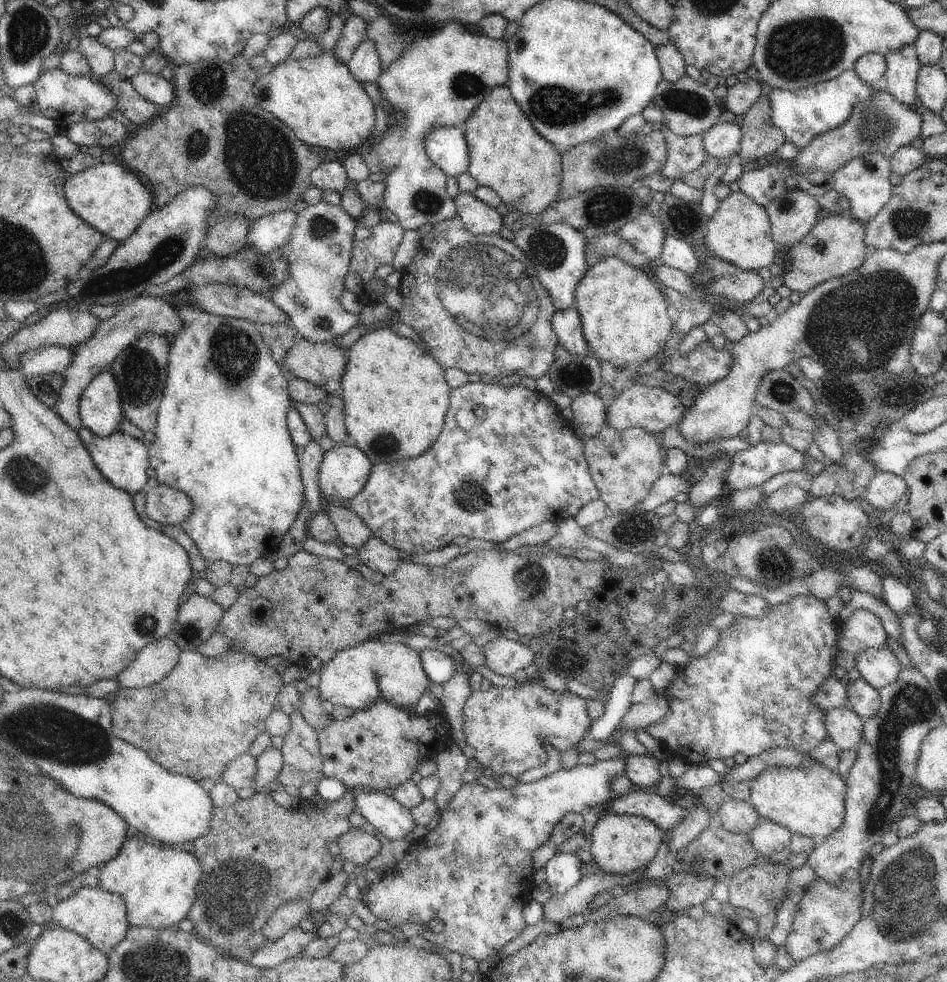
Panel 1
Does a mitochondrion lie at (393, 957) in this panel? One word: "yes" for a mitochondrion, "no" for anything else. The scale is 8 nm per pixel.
no

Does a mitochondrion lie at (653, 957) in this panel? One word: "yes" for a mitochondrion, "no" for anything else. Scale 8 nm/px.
no

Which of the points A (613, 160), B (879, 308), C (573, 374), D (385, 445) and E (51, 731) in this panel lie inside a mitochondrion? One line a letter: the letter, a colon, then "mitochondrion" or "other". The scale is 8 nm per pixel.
A: mitochondrion
B: mitochondrion
C: mitochondrion
D: mitochondrion
E: mitochondrion

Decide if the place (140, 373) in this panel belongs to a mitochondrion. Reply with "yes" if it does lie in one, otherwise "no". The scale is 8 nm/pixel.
yes

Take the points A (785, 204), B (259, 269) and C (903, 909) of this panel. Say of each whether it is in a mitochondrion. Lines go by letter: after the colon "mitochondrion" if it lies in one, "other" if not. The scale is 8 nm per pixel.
A: mitochondrion
B: mitochondrion
C: mitochondrion

